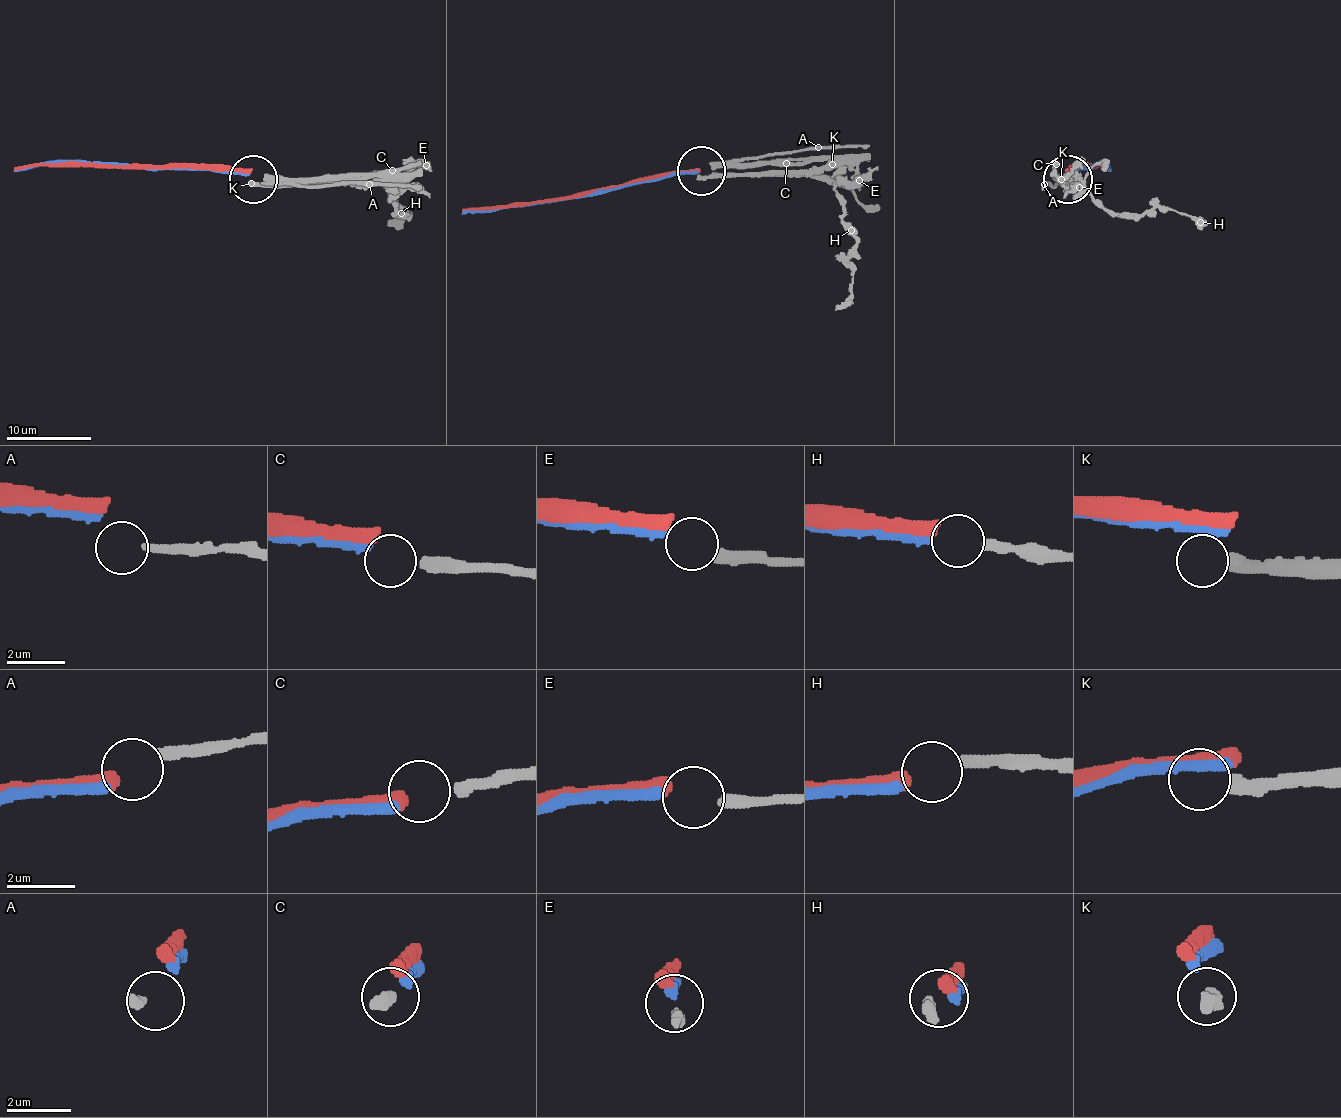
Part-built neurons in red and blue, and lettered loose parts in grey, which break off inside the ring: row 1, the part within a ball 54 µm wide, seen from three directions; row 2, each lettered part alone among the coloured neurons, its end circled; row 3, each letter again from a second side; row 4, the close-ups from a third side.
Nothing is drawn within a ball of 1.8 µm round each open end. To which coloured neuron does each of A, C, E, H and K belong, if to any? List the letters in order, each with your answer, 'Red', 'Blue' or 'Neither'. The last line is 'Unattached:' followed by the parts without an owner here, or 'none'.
A: Neither
C: Blue
E: Neither
H: Neither
K: Neither
Unattached: A, E, H, K

